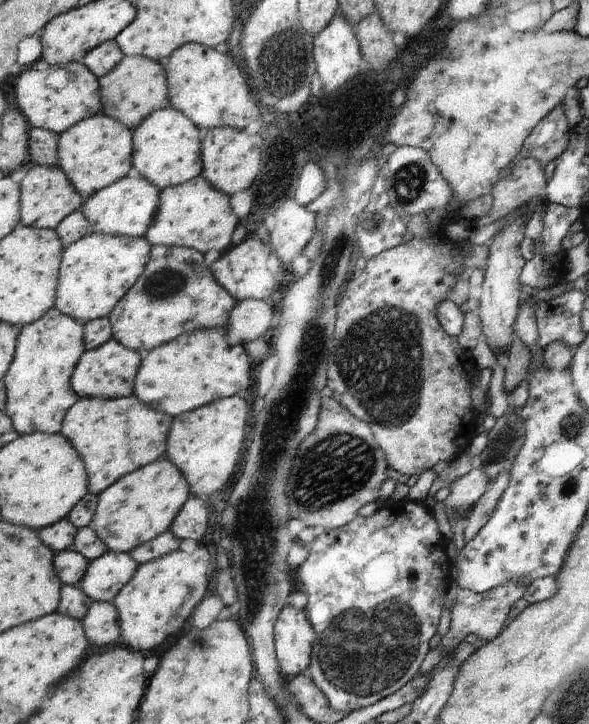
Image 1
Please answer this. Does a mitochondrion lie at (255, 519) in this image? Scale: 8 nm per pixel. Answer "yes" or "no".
yes

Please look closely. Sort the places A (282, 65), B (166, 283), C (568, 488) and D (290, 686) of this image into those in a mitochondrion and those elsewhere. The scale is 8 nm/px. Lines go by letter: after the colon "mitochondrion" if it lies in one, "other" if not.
A: mitochondrion
B: mitochondrion
C: other
D: other

